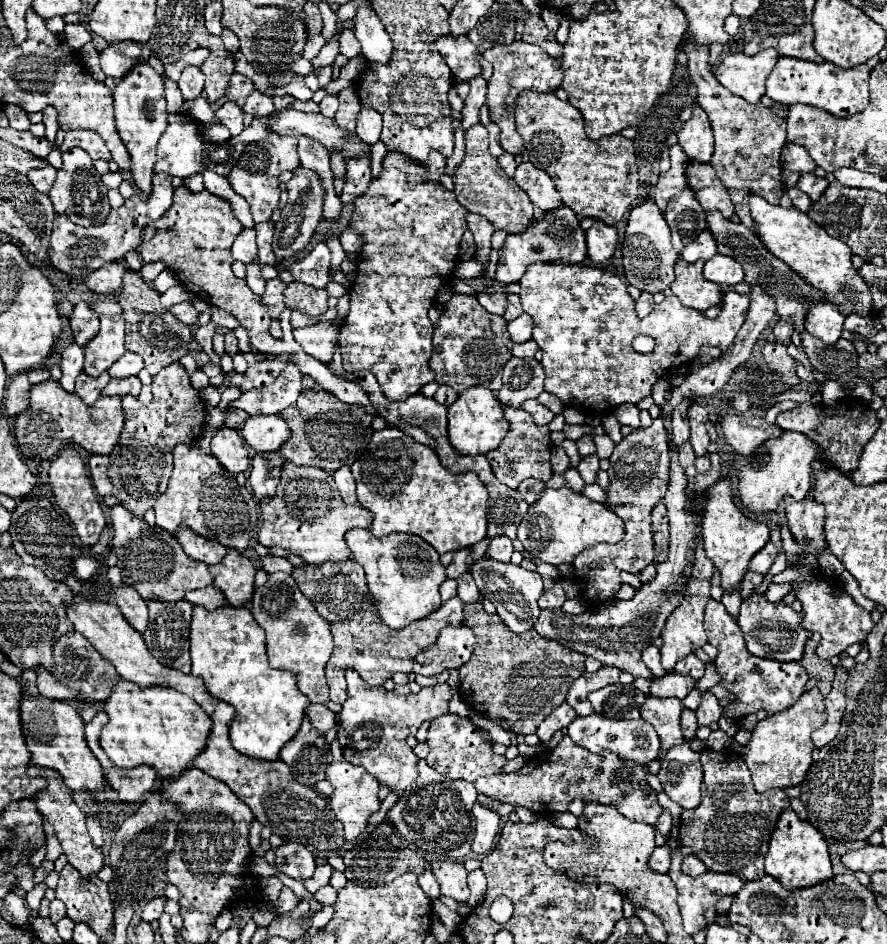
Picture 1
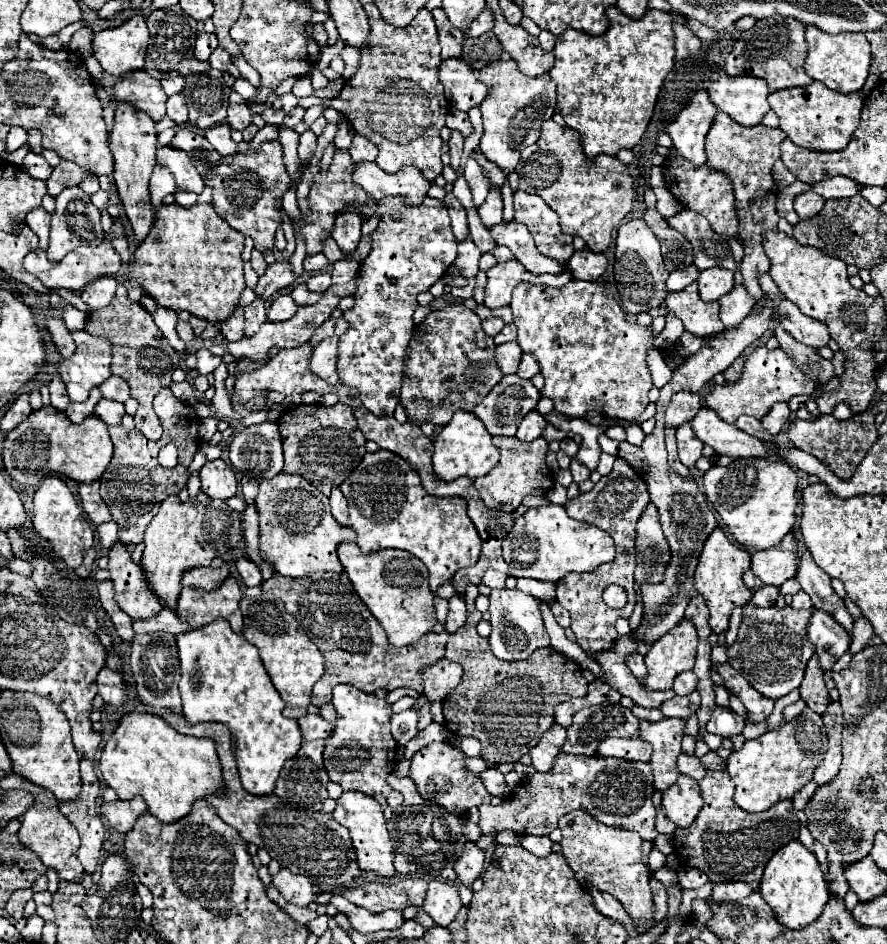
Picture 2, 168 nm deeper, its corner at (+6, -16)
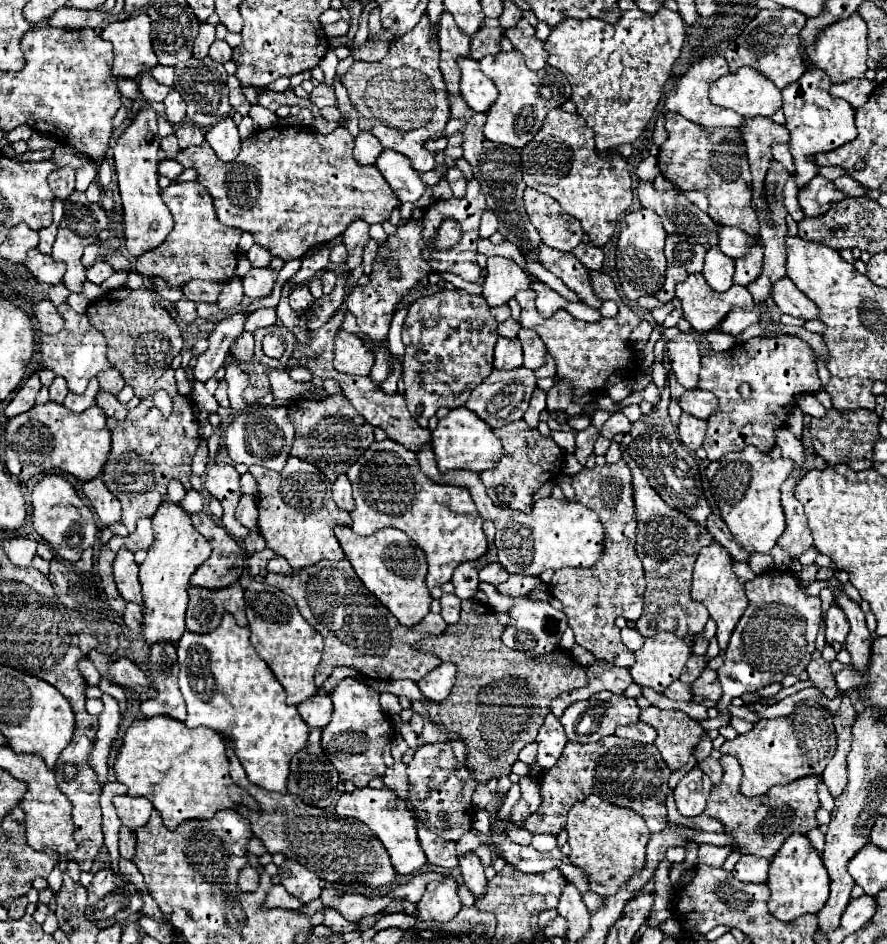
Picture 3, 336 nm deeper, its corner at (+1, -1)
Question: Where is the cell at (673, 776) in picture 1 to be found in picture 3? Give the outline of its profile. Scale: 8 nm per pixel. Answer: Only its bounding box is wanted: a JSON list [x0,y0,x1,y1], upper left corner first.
[673,767,713,817]

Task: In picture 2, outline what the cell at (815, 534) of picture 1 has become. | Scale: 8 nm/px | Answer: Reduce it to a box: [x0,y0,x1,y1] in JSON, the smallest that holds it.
[796,548,854,636]

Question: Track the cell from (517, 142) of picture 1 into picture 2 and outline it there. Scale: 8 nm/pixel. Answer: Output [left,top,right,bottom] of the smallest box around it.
[476,60,556,172]

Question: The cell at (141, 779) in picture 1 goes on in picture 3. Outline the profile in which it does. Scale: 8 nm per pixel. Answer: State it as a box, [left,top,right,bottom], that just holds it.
[113,795,153,829]

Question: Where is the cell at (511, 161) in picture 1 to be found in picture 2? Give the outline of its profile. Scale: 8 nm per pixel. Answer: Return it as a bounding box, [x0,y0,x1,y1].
[478,190,502,228]

